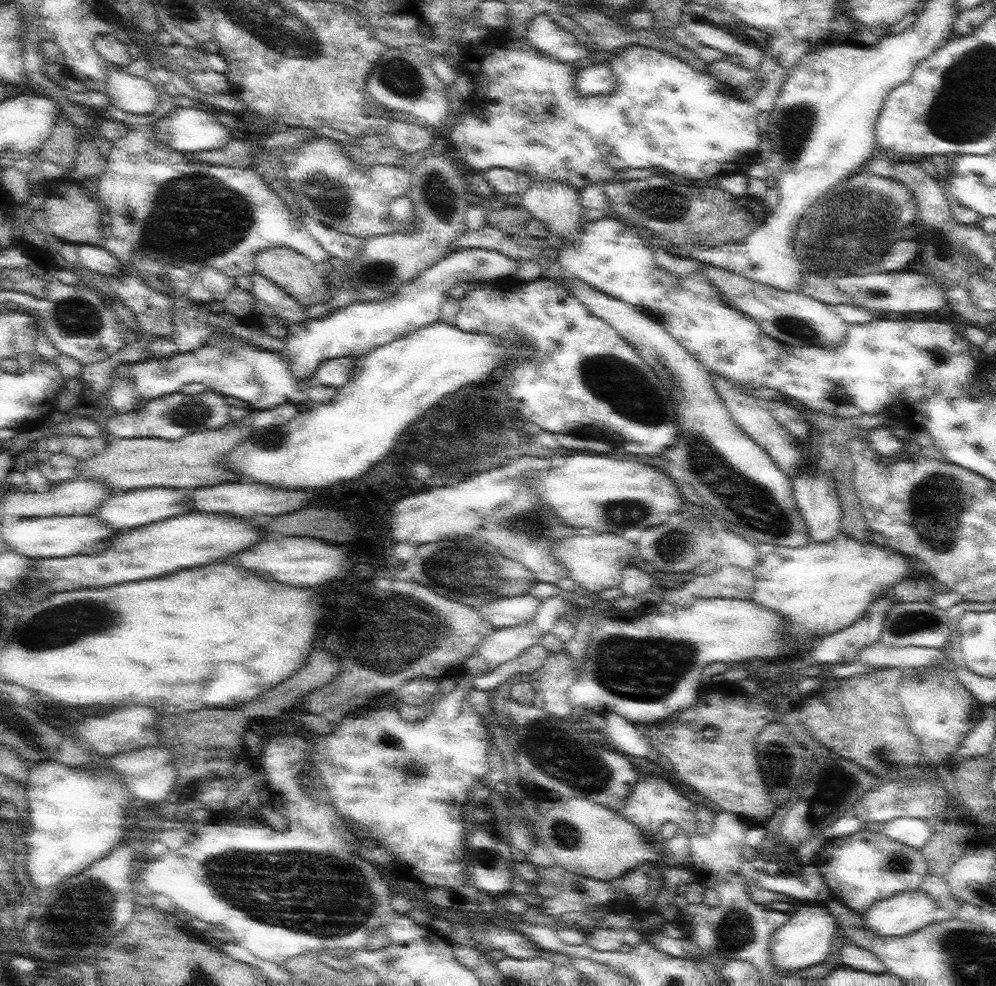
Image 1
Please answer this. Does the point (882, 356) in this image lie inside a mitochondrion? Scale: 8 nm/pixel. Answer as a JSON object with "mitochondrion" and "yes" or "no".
{"mitochondrion":"no"}

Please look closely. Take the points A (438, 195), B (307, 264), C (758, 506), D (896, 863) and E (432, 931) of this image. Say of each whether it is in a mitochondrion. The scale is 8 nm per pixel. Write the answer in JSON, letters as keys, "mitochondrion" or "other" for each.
{"A":"mitochondrion","B":"other","C":"mitochondrion","D":"mitochondrion","E":"other"}

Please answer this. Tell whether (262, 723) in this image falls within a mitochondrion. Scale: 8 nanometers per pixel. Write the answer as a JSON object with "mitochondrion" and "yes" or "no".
{"mitochondrion":"no"}

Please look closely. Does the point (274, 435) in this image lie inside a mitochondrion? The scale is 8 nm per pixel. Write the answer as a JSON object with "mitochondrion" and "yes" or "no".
{"mitochondrion":"no"}

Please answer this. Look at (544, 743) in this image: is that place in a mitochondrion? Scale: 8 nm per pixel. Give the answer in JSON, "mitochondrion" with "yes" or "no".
{"mitochondrion":"yes"}

